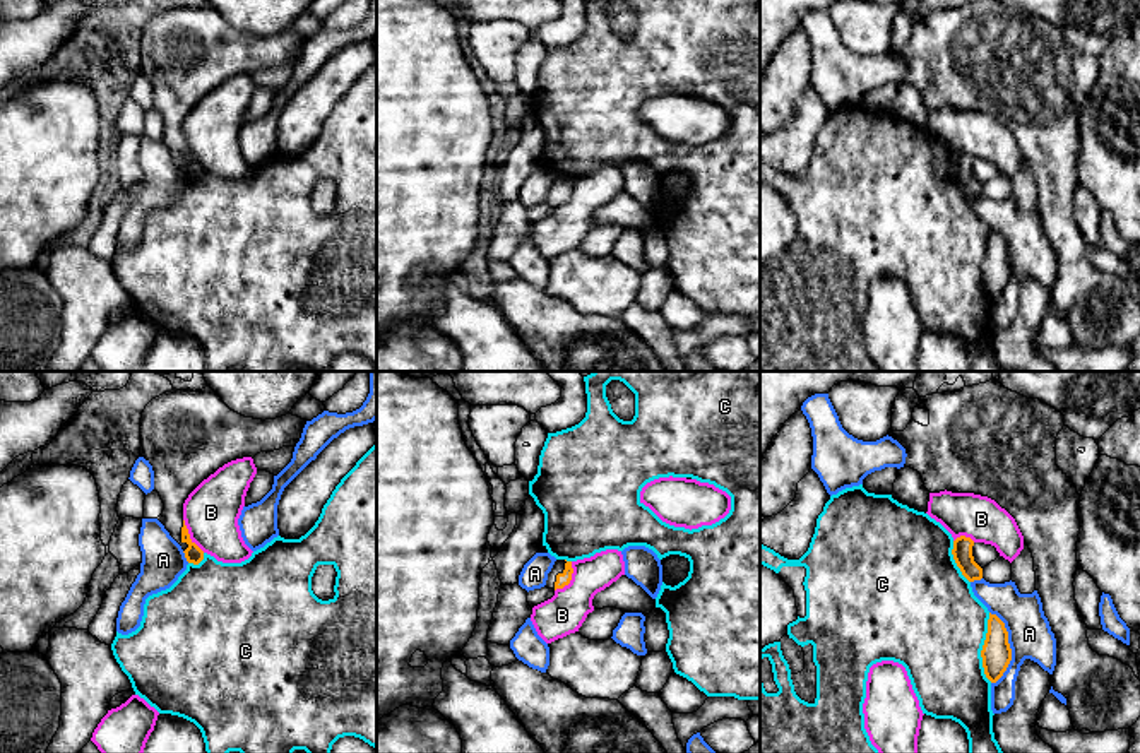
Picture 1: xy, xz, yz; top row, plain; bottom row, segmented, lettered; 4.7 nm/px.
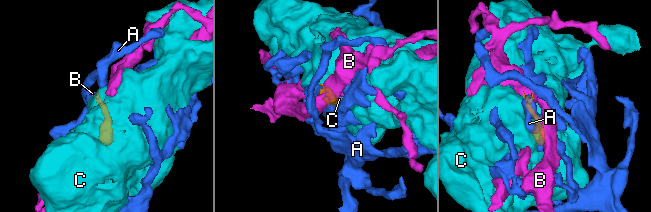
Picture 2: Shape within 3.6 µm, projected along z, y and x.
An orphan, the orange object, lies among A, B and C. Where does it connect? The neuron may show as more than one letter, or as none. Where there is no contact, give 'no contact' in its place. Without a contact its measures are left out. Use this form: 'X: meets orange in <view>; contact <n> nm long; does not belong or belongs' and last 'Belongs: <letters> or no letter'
A: meets orange in yz; contact 340 nm long; does not belong
B: meets orange in xz; contact 170 nm long; does not belong
C: meets orange in yz; contact 320 nm long; does not belong
Belongs: no letter

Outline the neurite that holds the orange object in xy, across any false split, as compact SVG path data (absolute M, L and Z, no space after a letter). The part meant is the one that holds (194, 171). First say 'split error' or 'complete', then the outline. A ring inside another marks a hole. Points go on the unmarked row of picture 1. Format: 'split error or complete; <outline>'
split error; M211 3L171 7L145 22L140 74L152 82L154 108L164 120L157 137L181 163L188 180L204 176L183 137L188 111L231 77L296 63L305 41L293 31L265 38L245 34L231 27Z

